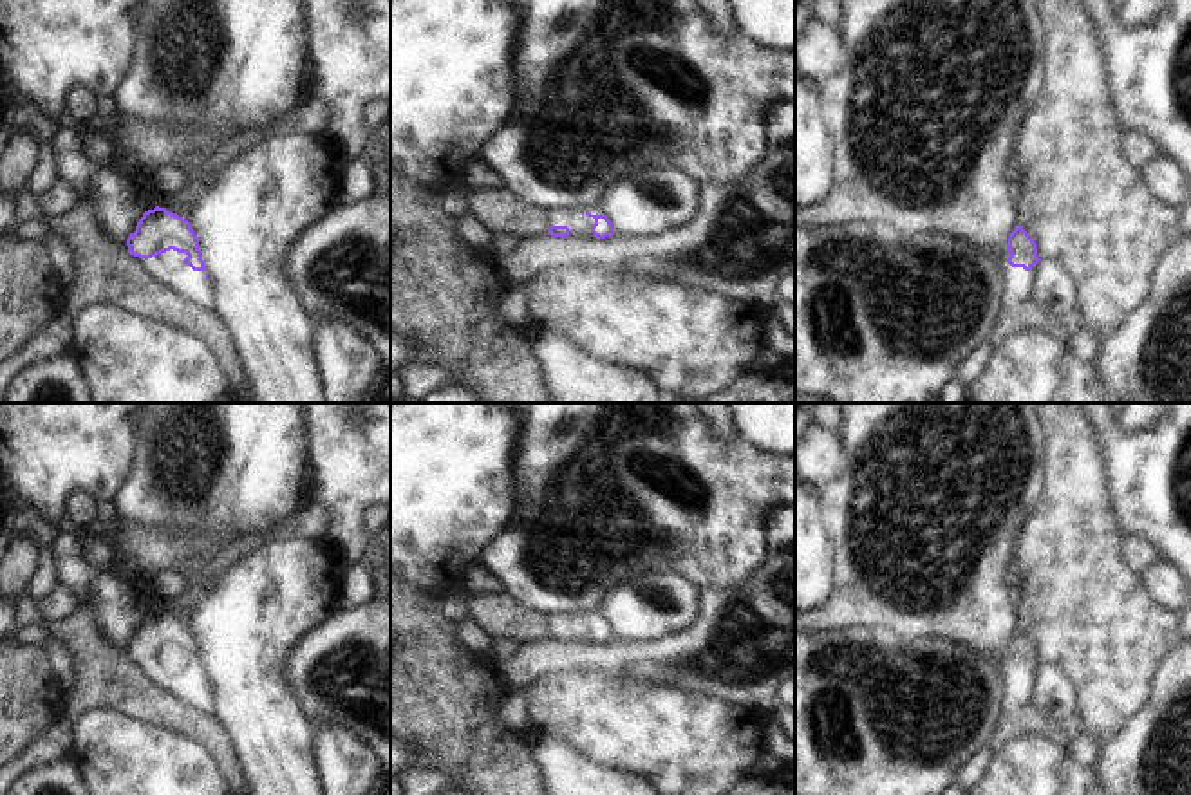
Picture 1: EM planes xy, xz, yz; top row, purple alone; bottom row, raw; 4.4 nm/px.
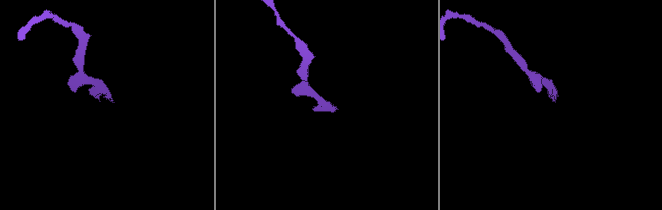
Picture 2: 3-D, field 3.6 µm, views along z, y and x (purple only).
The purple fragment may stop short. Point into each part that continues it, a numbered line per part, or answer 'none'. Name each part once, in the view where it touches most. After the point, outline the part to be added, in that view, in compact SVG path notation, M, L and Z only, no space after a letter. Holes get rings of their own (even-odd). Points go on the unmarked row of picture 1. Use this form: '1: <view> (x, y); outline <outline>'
1: xy (167, 673); outline M173 654L152 661L148 665L130 659L155 687L161 687L181 703L192 708L210 708L210 716L215 717L215 699L211 687L206 683L206 676L193 676L183 665L186 658ZM128 658L130 659L130 658Z

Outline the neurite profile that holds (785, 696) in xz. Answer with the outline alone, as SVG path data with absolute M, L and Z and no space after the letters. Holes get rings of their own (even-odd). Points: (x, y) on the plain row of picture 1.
M795 678L779 683L772 696L772 705L795 710Z

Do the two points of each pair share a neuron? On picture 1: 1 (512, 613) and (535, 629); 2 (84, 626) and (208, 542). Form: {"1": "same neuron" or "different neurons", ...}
{"1": "same neuron", "2": "different neurons"}

